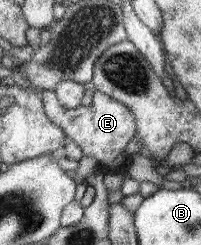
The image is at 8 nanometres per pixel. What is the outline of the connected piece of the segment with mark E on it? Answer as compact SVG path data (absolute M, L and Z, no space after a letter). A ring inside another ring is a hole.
M94 90L93 99L88 106L79 105L77 108L63 108L54 96L54 91L39 93L47 119L58 126L64 136L78 144L82 157L94 157L97 166L102 172L109 171L122 173L127 170L127 155L124 153L125 145L129 140L135 139L135 118L129 108L115 102L109 96Z

